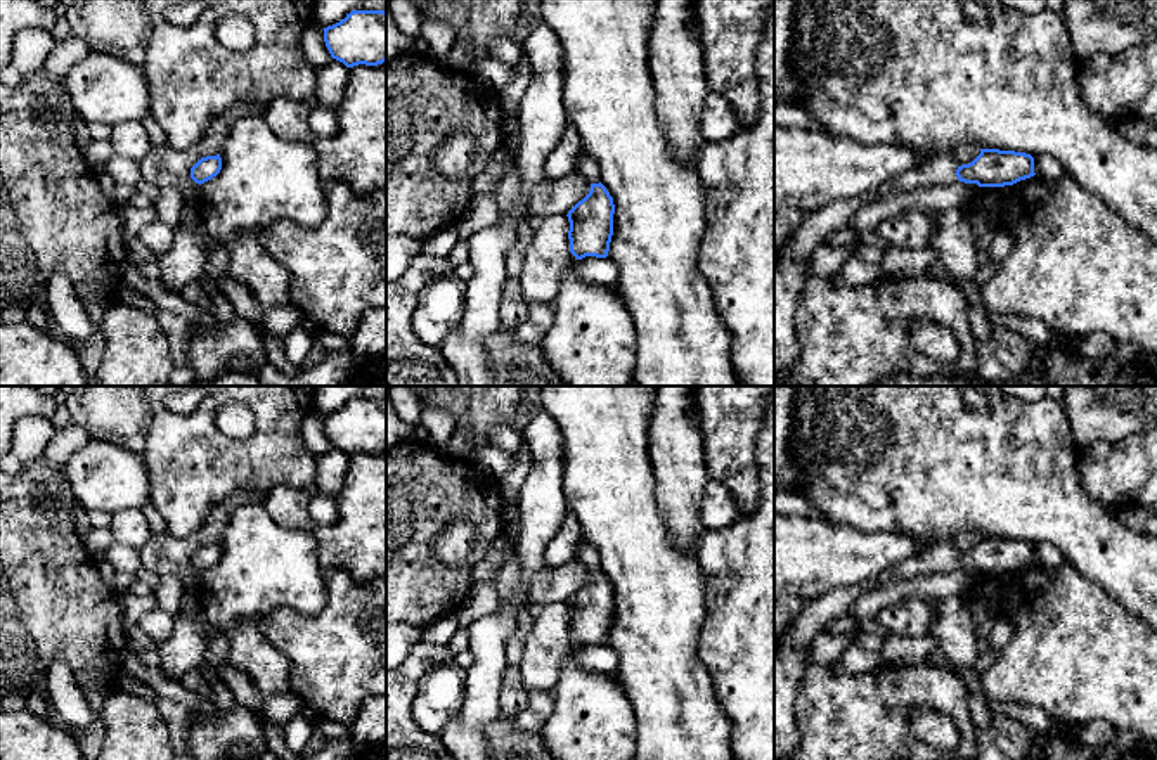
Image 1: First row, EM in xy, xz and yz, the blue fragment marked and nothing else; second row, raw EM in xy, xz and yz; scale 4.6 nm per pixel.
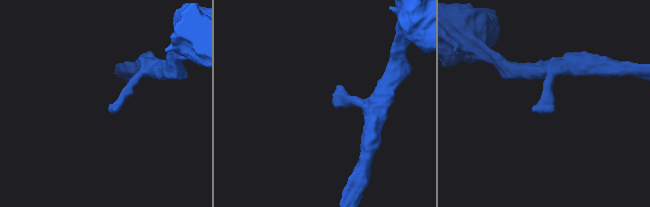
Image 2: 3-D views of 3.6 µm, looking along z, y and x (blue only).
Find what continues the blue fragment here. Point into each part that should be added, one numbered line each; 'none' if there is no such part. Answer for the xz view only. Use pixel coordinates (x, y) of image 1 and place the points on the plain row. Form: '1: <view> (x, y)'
1: xz (584, 554)

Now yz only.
1: yz (792, 648)

